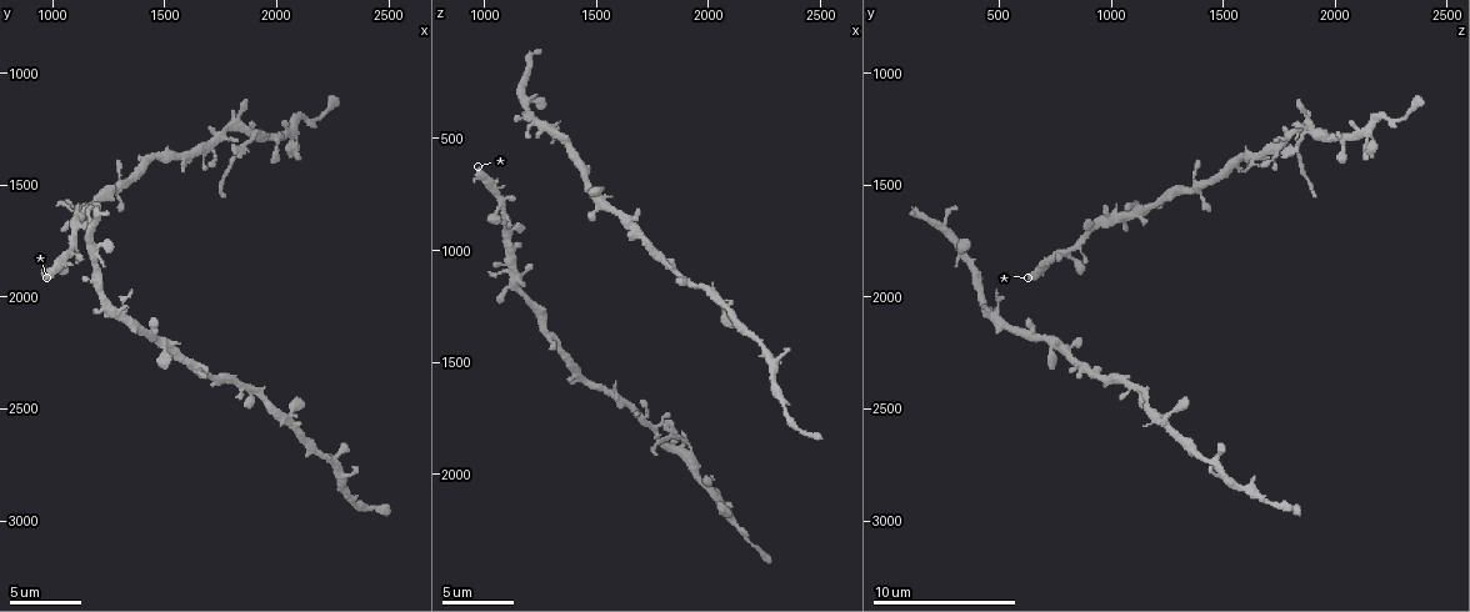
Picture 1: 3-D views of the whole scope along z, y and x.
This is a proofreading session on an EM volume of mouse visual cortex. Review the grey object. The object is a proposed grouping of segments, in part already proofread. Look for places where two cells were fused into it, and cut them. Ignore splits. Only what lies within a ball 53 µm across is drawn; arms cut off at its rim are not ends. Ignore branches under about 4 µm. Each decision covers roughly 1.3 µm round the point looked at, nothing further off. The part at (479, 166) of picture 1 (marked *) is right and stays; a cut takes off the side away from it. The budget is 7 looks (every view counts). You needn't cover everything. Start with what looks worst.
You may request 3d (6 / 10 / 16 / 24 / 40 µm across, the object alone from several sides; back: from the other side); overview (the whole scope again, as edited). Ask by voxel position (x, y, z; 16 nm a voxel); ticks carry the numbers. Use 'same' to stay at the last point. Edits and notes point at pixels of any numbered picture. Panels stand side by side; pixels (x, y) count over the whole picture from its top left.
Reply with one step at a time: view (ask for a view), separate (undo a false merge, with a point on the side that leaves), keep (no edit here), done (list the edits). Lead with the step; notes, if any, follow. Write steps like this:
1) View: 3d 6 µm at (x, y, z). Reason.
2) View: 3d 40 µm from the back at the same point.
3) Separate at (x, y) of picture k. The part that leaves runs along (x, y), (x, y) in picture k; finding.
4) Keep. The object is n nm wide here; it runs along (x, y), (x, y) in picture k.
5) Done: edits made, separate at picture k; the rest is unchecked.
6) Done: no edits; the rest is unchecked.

View: 3d 6 µm at (1890, 1280, 1850). Three-way junction.

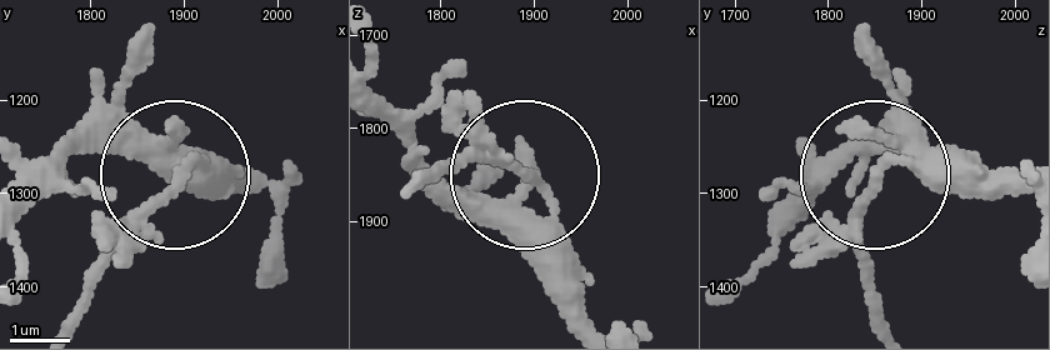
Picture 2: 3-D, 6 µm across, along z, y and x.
View: 3d 6 µm from the back at (1900, 1275, 1850).

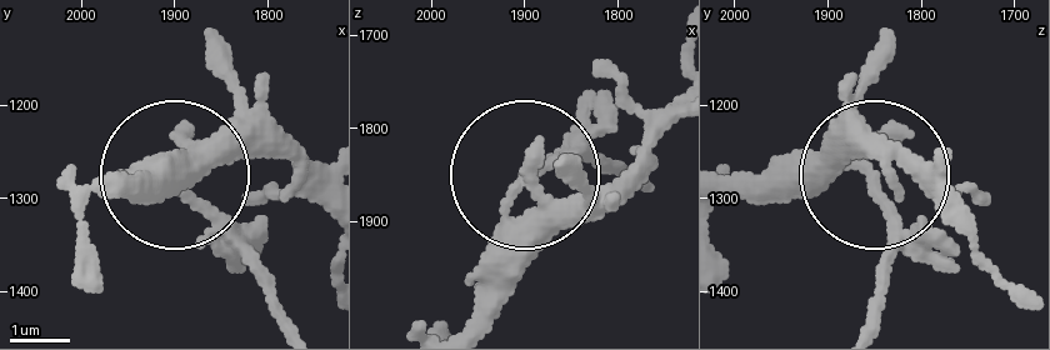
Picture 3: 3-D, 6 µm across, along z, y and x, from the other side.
Separate at (221, 216) of picture 3. The object is 170 nm wide here; the part that leaves runs along (855, 165), (895, 250), (875, 325) in picture 3; two cells meet here.

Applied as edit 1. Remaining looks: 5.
View: overview.

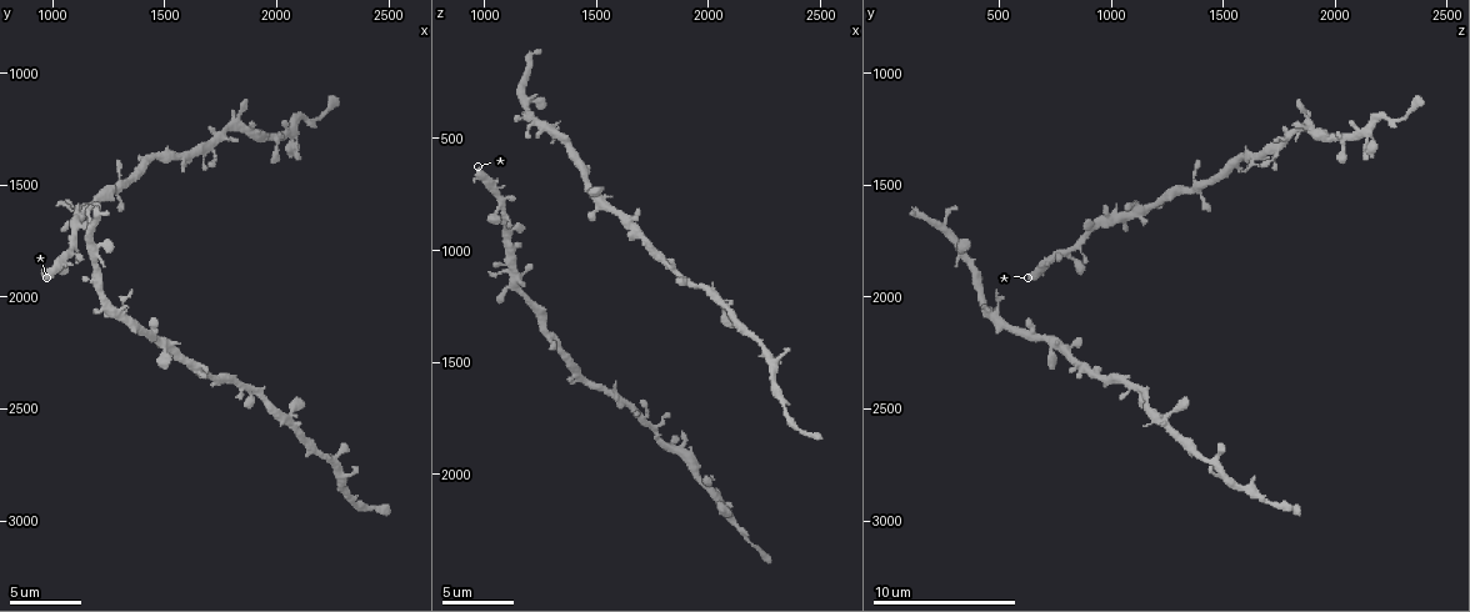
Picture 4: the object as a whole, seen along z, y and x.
View: 3d 10 µm at (2140, 1210, 2250). Thick turns thin.

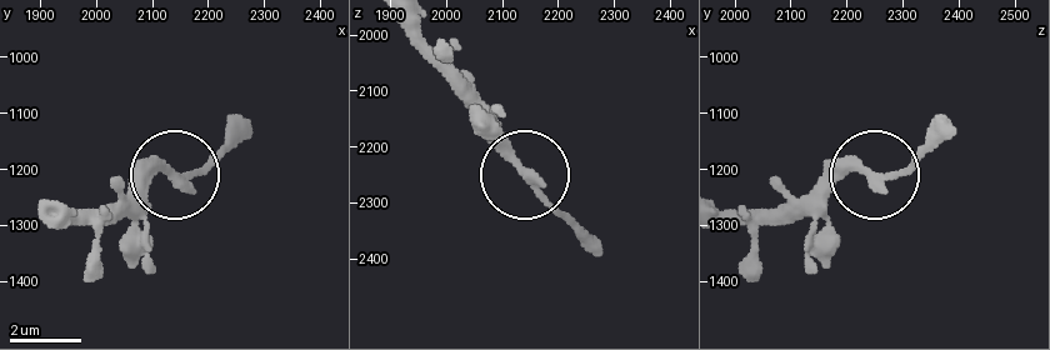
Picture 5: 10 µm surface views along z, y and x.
Keep. Continuous, no second cell.

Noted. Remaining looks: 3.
View: 3d 10 µm at (1970, 2480, 1170).

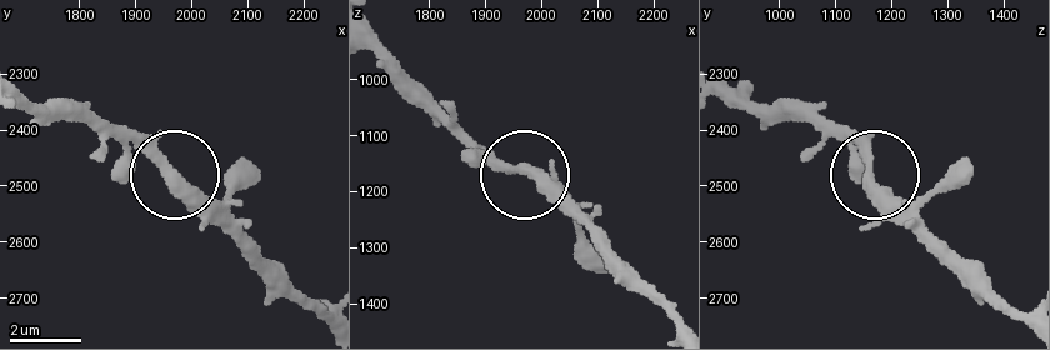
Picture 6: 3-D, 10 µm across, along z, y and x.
Keep. One cell here.

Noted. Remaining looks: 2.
Done: edits made, separate at picture 3; the rest is unchecked.

